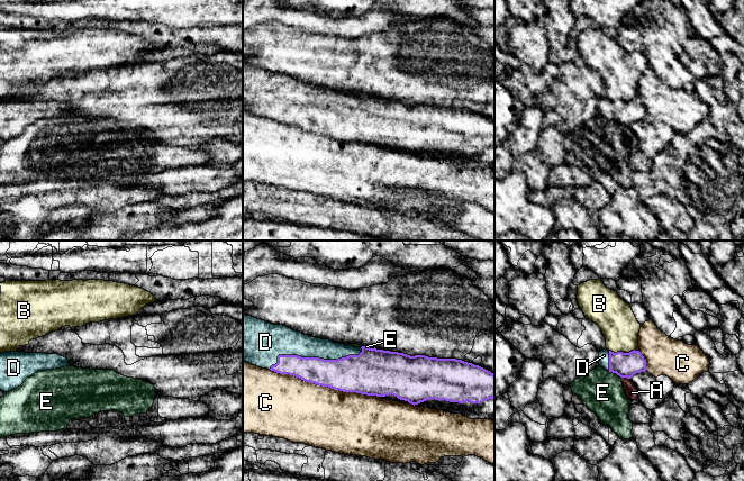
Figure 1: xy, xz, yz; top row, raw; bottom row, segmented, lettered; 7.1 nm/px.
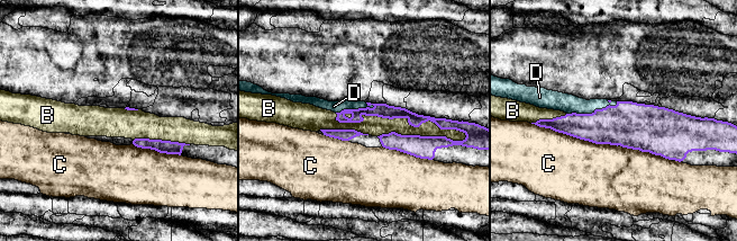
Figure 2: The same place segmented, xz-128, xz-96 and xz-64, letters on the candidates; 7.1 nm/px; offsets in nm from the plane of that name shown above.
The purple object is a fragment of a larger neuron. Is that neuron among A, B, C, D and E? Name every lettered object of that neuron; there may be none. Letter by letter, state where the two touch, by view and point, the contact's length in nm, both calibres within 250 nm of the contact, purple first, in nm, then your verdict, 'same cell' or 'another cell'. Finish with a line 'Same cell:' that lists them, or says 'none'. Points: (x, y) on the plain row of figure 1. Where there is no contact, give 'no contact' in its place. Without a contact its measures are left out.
A: meets purple in yz at (626, 125); contact 70 nm long; 180 nm thick on the purple side, 90 nm on the other; another cell
B: meets purple in yz at (622, 100); contact 180 nm long; 180 nm thick on the purple side, 260 nm on the other; another cell
C: meets purple in xz at (325, 134); contact 800 nm long; 280 nm thick on the purple side, 440 nm on the other; another cell
D: meets purple in xz at (314, 106); contact 700 nm long; 240 nm thick on the purple side, 200 nm on the other; same cell
E: meets purple in yz at (615, 120); contact 110 nm long; 180 nm thick on the purple side, 300 nm on the other; another cell
Same cell: D

